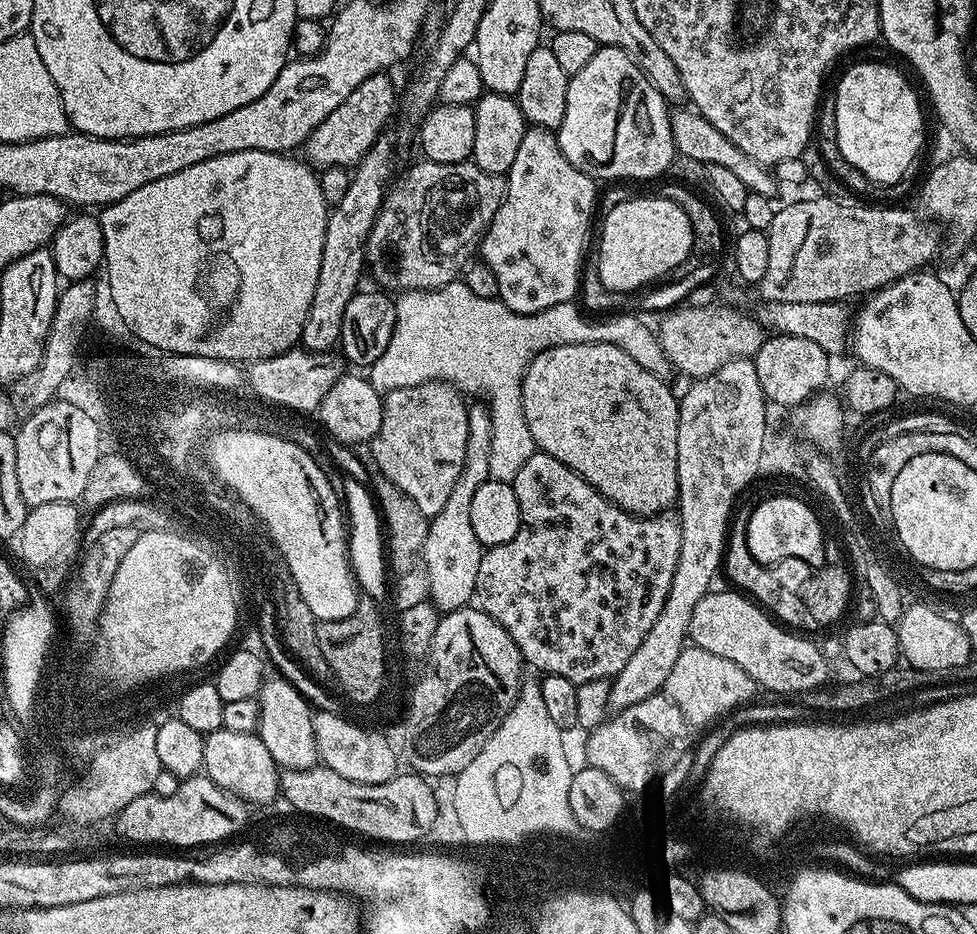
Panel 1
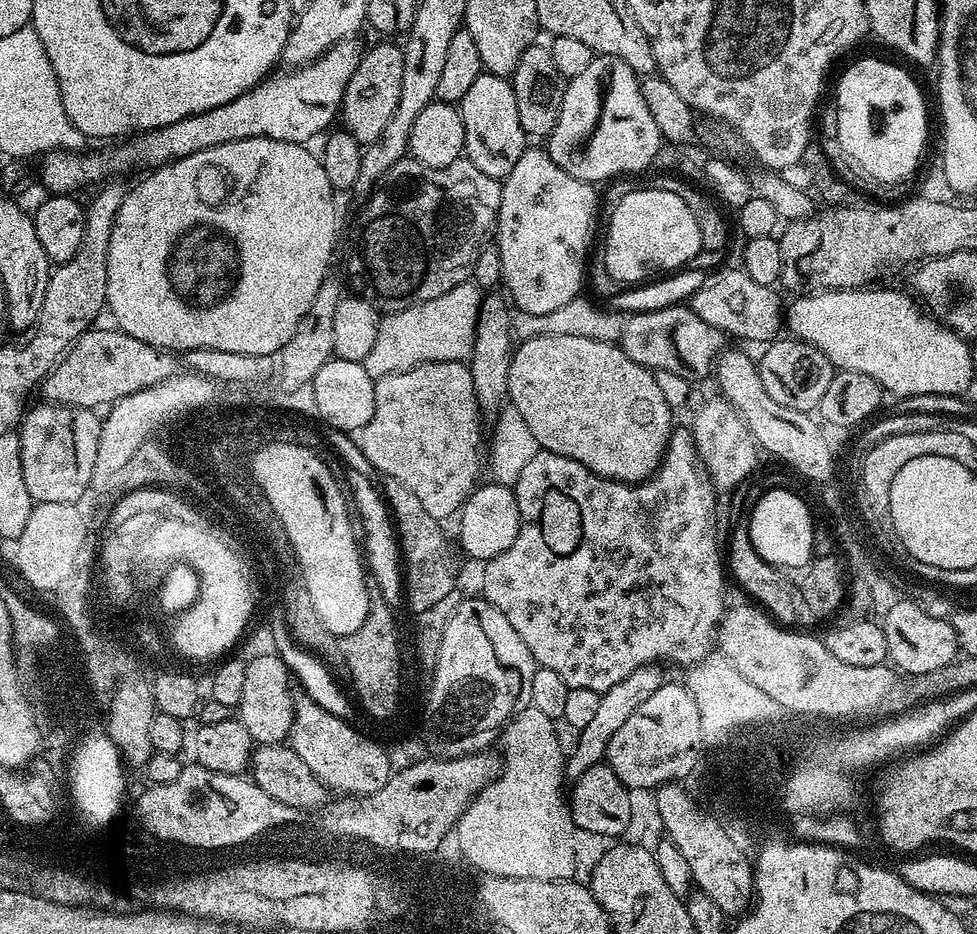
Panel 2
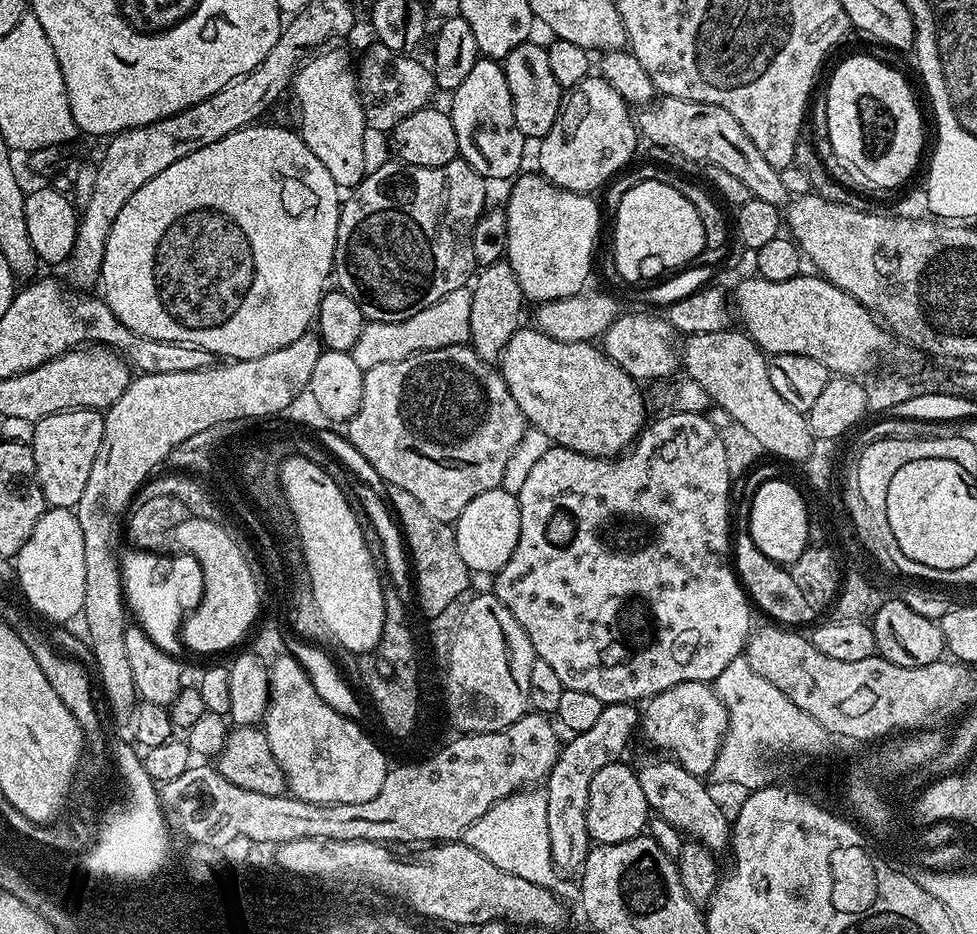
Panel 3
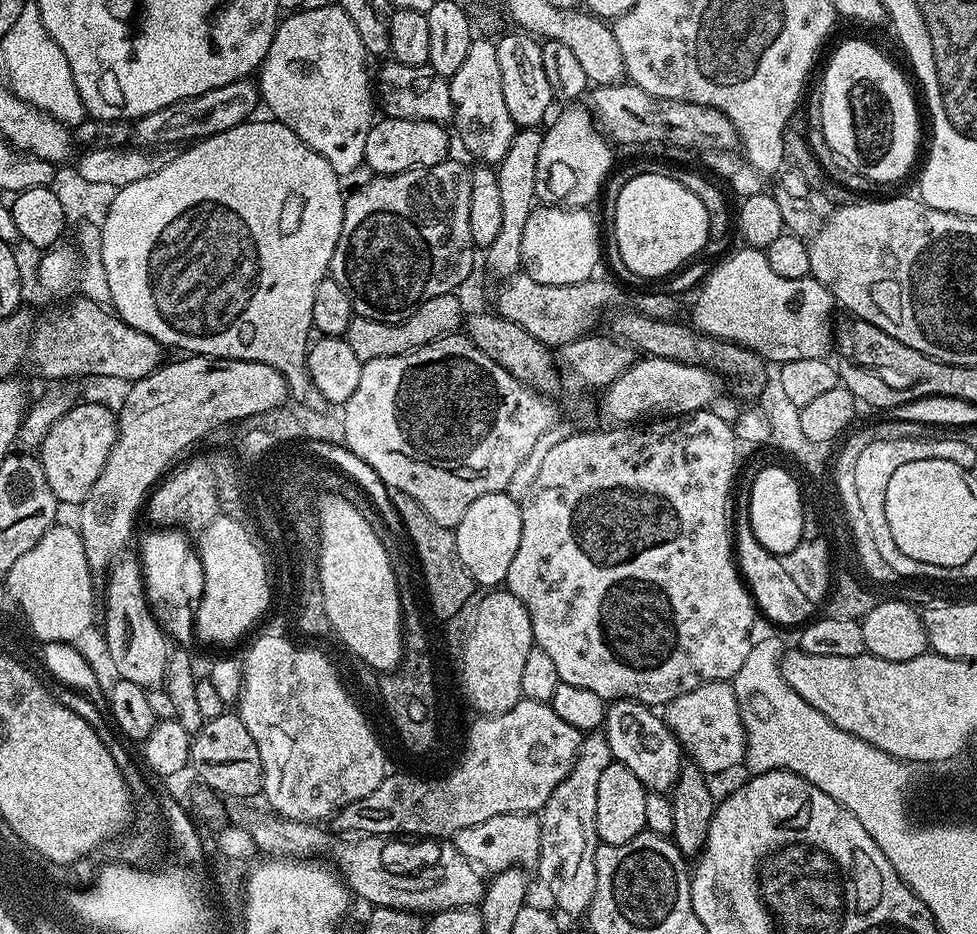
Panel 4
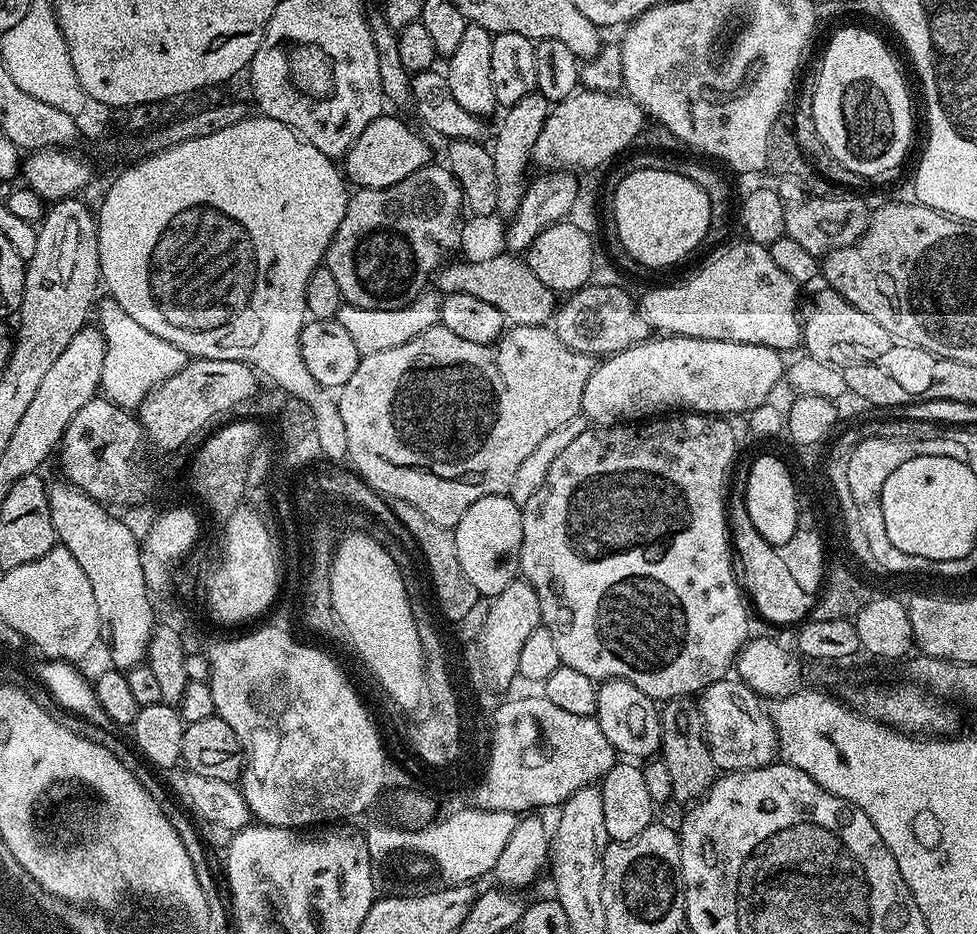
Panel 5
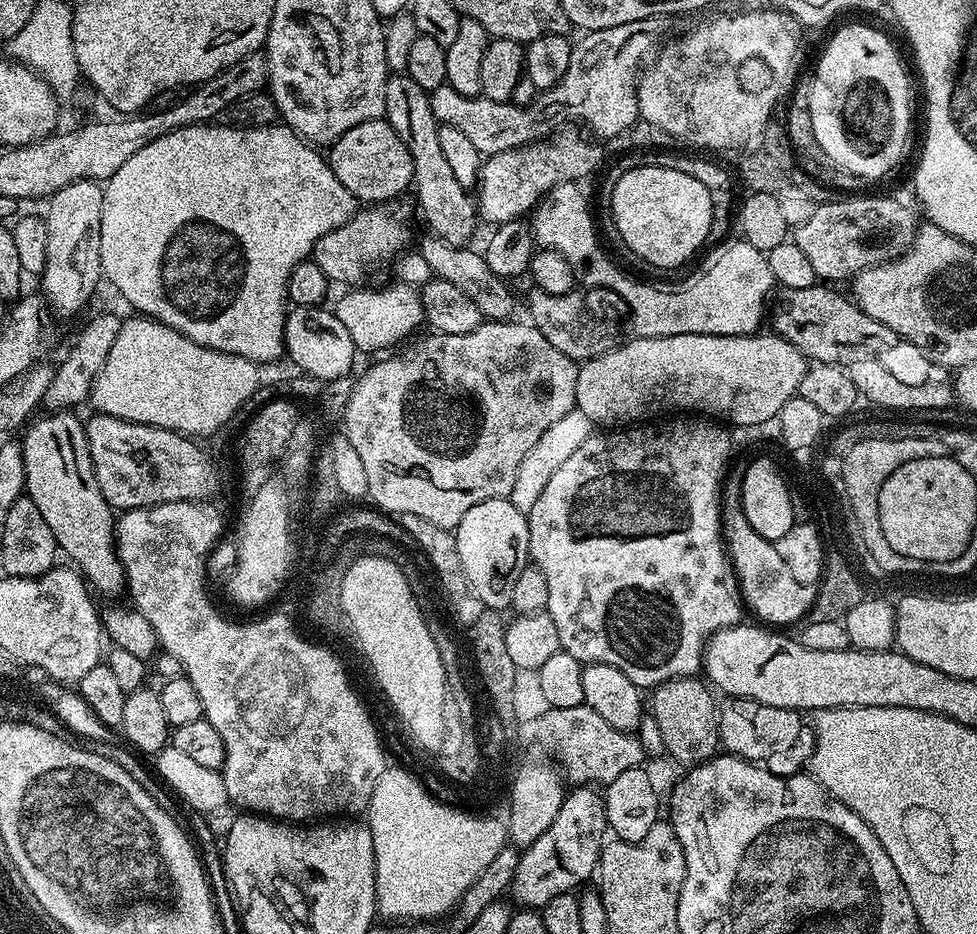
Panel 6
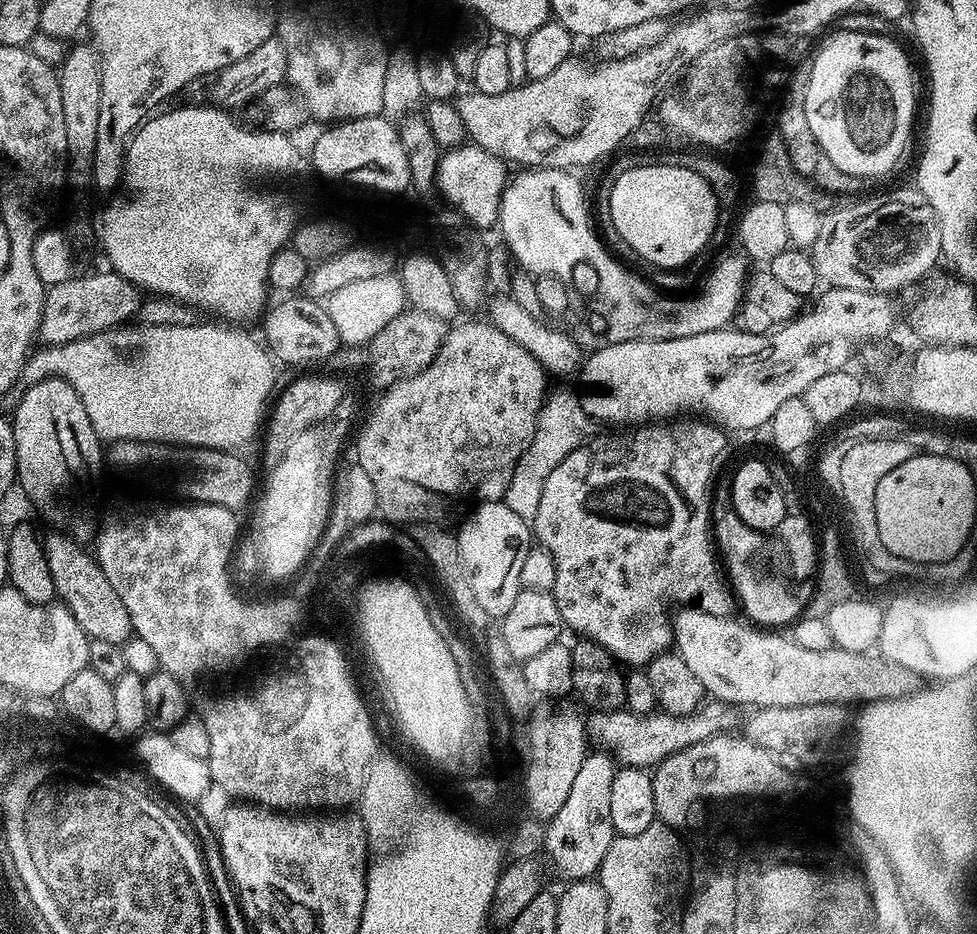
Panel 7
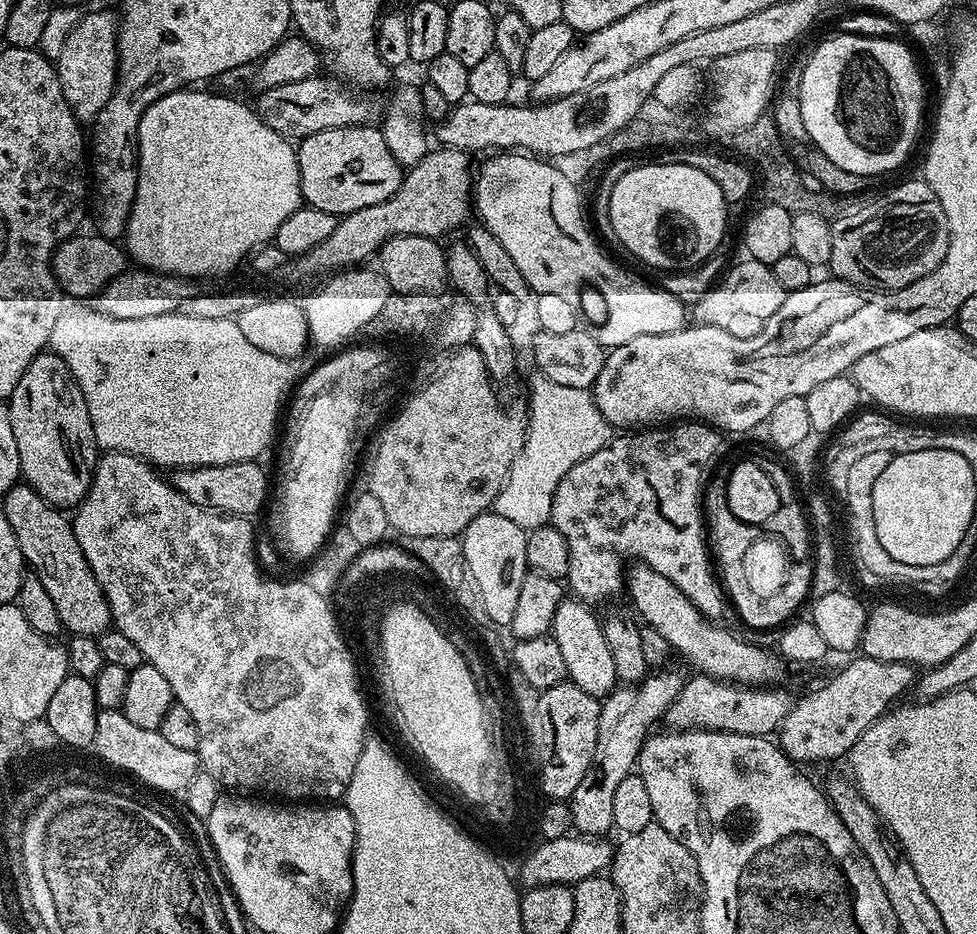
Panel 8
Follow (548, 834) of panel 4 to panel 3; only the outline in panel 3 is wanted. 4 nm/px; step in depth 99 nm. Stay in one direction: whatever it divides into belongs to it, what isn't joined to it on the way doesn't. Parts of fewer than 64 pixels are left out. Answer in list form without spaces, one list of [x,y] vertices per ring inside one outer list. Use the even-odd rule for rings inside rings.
[[[635,703],[605,704],[602,714],[594,721],[594,726],[585,732],[577,732],[572,741],[560,749],[556,765],[550,770],[542,791],[546,798],[546,824],[550,826],[550,854],[552,863],[561,873],[579,873],[584,867],[590,837],[586,826],[586,802],[590,798],[590,781],[602,766],[610,766],[621,759],[624,747],[632,732],[637,731],[640,712]]]

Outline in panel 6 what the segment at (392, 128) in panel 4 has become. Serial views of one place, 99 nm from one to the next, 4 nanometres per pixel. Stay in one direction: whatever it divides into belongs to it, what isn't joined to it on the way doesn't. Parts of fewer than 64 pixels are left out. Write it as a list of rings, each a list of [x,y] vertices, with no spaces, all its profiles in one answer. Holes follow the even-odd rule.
[[[381,118],[371,120],[370,122],[362,122],[362,126],[354,126],[354,130],[346,130],[346,134],[342,134],[330,146],[326,159],[328,165],[334,170],[334,174],[338,178],[341,188],[348,191],[348,195],[356,197],[360,202],[392,202],[399,192],[409,191],[412,184],[412,159],[410,158],[410,150],[406,150],[406,146],[402,142],[402,138],[398,138],[398,134],[394,134],[394,130],[388,124],[388,121]]]

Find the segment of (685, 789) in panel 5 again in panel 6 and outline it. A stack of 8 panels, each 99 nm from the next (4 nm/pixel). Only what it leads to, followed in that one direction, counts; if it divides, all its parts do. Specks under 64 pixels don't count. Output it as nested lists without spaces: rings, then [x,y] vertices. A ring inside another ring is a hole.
[[[696,676],[674,677],[651,689],[650,713],[658,722],[666,753],[683,766],[703,764],[717,755],[721,747],[718,700],[712,695],[713,689]]]

